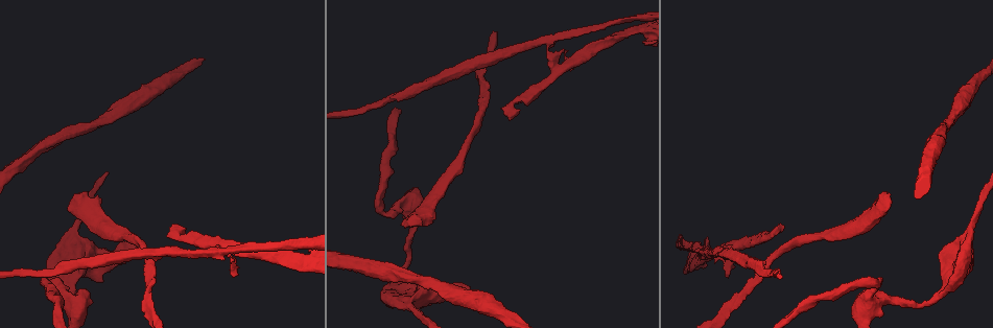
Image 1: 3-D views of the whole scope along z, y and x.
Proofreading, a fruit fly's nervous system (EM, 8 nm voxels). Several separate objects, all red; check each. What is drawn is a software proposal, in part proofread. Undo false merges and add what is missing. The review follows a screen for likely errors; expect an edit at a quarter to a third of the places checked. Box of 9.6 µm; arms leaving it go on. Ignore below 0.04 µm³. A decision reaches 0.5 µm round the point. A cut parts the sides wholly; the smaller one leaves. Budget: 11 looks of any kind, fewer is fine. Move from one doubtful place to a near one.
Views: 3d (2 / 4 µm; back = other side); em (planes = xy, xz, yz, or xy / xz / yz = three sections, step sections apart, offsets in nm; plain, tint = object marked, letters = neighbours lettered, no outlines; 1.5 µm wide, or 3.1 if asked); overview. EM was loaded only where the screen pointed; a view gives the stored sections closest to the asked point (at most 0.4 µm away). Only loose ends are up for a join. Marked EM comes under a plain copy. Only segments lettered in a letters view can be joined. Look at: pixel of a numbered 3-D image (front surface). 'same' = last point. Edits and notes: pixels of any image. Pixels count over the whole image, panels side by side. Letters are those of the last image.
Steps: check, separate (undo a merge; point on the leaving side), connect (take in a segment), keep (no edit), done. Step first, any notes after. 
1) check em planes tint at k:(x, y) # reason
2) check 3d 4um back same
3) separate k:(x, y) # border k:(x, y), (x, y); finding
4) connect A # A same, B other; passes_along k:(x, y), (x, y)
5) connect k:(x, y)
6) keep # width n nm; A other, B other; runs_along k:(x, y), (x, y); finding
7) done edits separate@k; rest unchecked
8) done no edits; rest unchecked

check em xy step 4 tint at 1:(879, 283) # abrupt turn

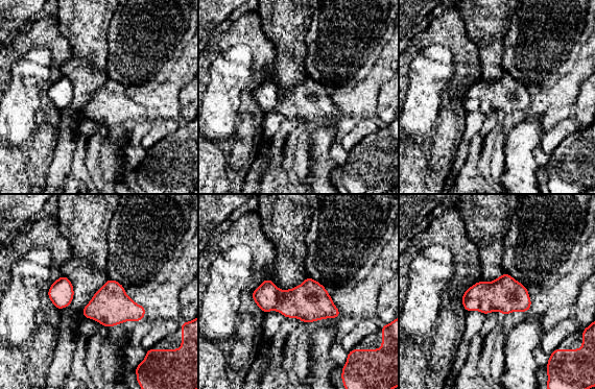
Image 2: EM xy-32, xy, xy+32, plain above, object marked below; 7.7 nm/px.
check em planes letters same

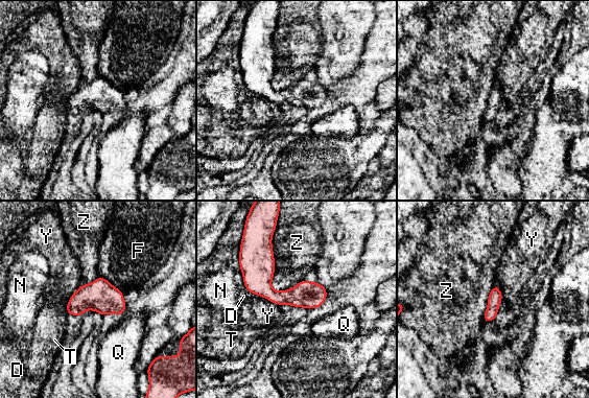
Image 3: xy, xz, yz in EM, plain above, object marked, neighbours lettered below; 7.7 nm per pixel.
keep # D other, F other, N other, Q other, T other, Y other, Z other; border 3:(273, 232), (271, 286), (283, 291); all the same cell

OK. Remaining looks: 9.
check 3d 2um at 1:(412, 226) # free end

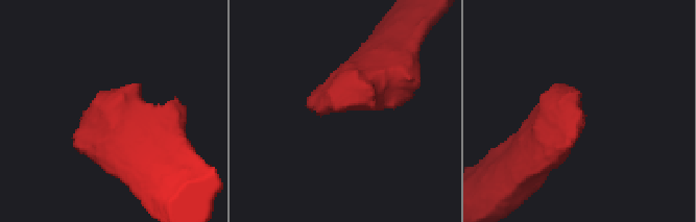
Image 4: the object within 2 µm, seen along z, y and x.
check em xz step 8 letters at 4:(576, 92)

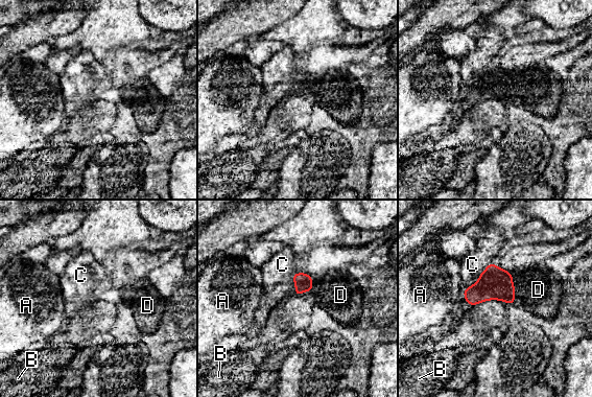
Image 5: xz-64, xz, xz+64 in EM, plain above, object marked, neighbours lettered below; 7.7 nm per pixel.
connect D # A other, B other, C other, D same; passes_along 5:(494, 283), (514, 288), (538, 289); the cell continues

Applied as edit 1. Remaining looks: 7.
check overview # redraw

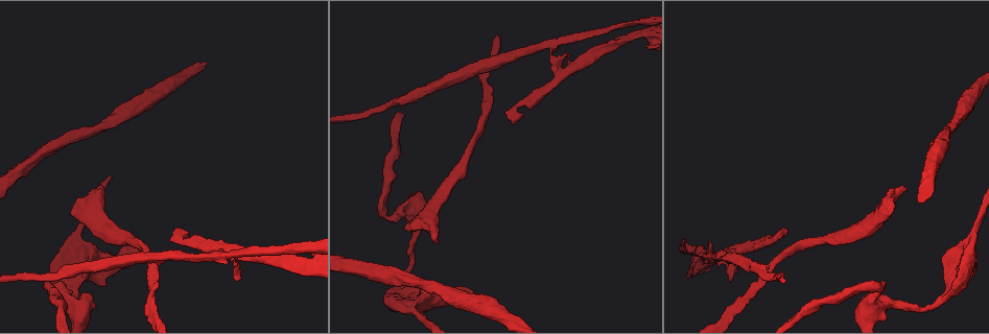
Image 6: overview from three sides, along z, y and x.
check em planes letters at 6:(62, 273) # sudden change in width

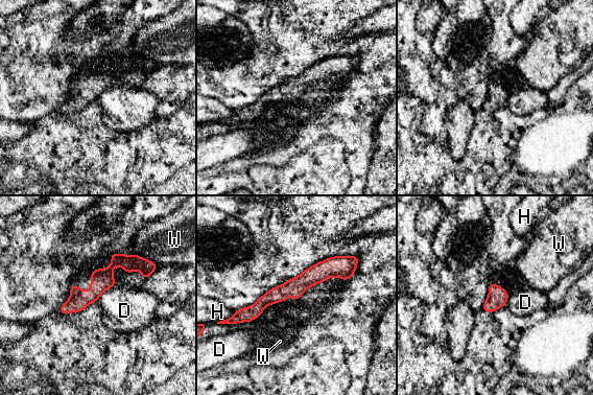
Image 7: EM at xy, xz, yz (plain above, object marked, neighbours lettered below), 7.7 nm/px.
keep # width 160 nm; D other, H other, W other; border 7:(346, 280), (329, 277), (299, 298); continuous, no second cell

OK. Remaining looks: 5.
check 3d 4um back at 6:(176, 229) # an open end

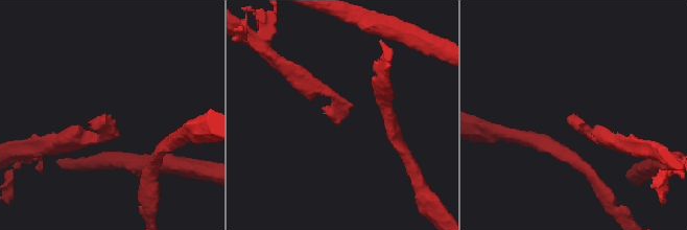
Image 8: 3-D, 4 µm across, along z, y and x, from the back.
check em planes letters at 8:(106, 121)

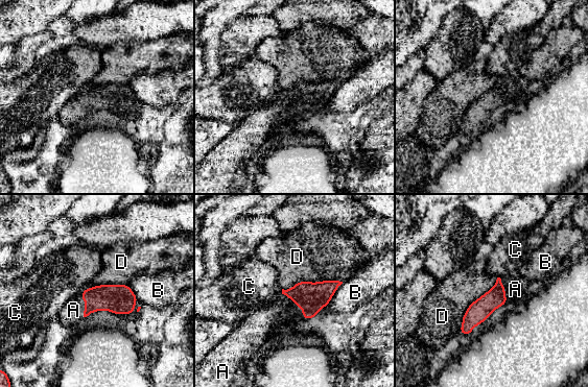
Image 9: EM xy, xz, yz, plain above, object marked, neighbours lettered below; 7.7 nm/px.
connect A # longest_contact D 480 nm; A same, B other, C other, D other; the cell continues

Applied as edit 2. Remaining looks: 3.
done edits connect@5, connect@9; rest unchecked

